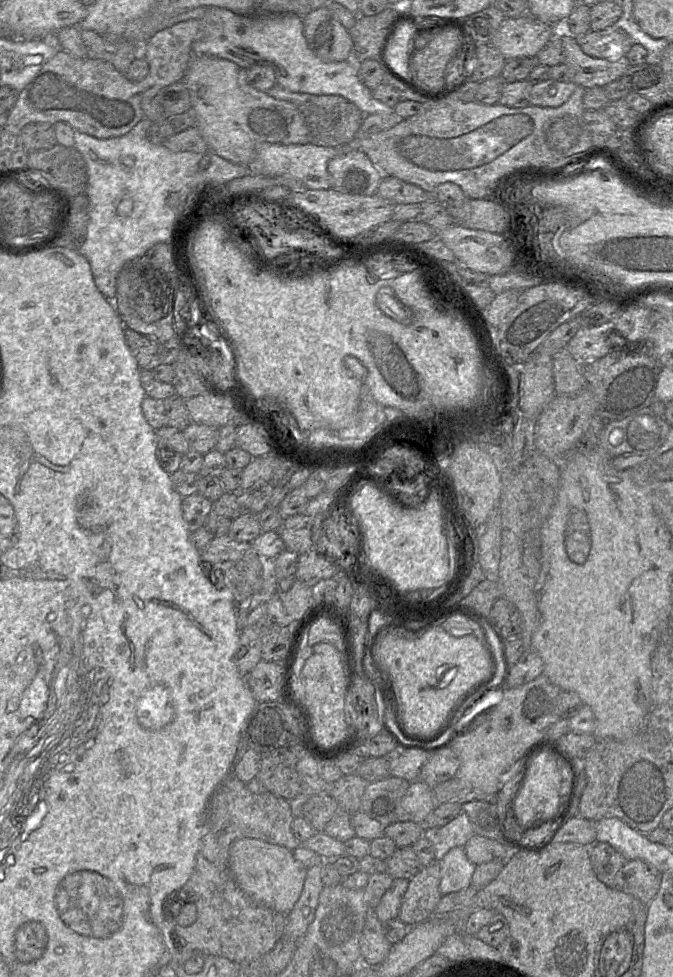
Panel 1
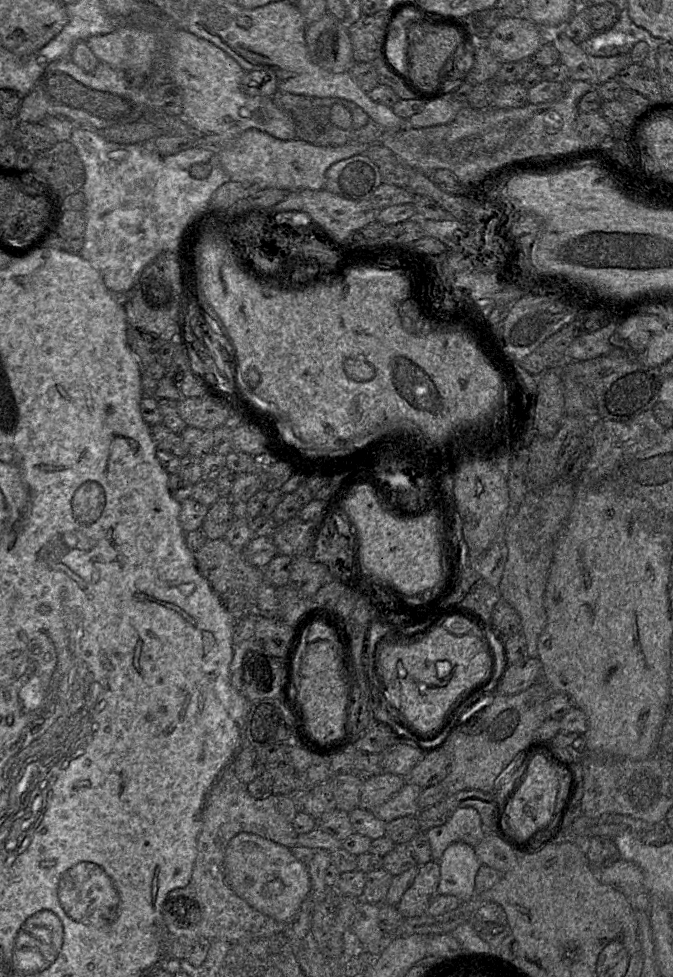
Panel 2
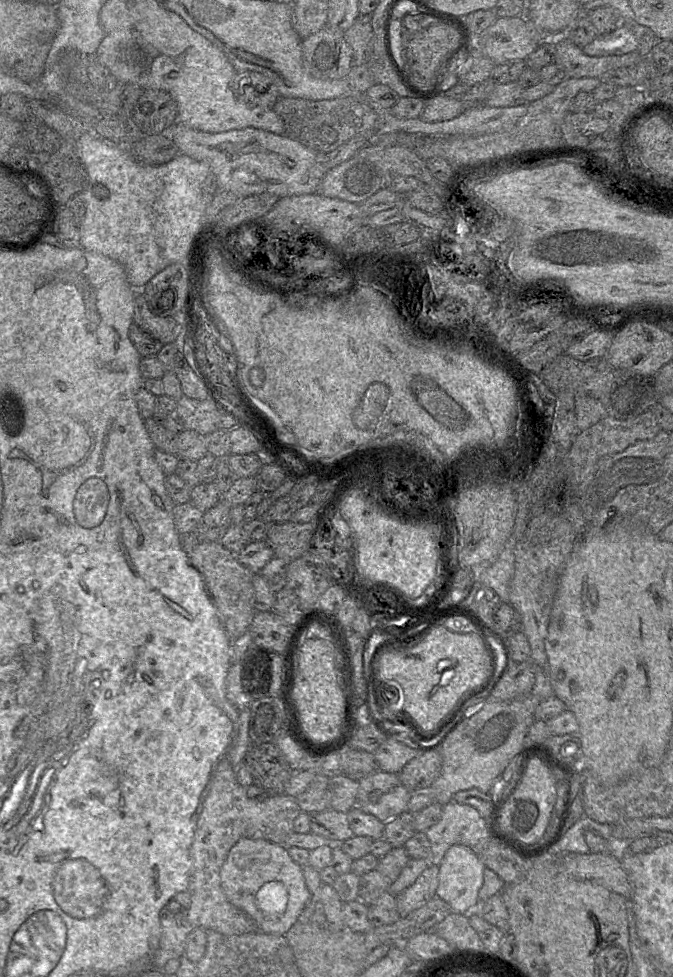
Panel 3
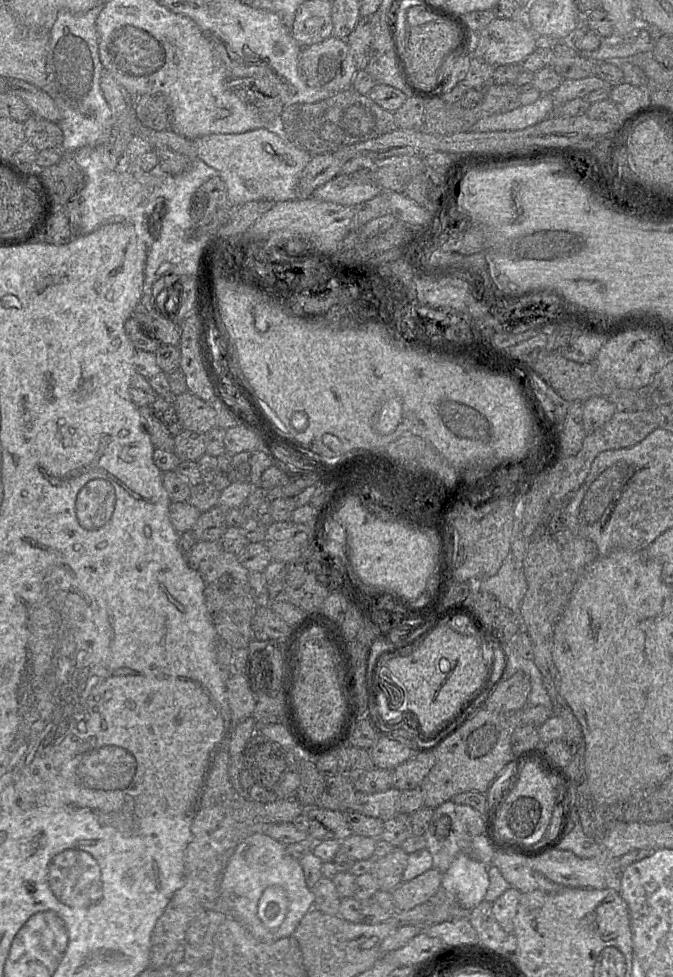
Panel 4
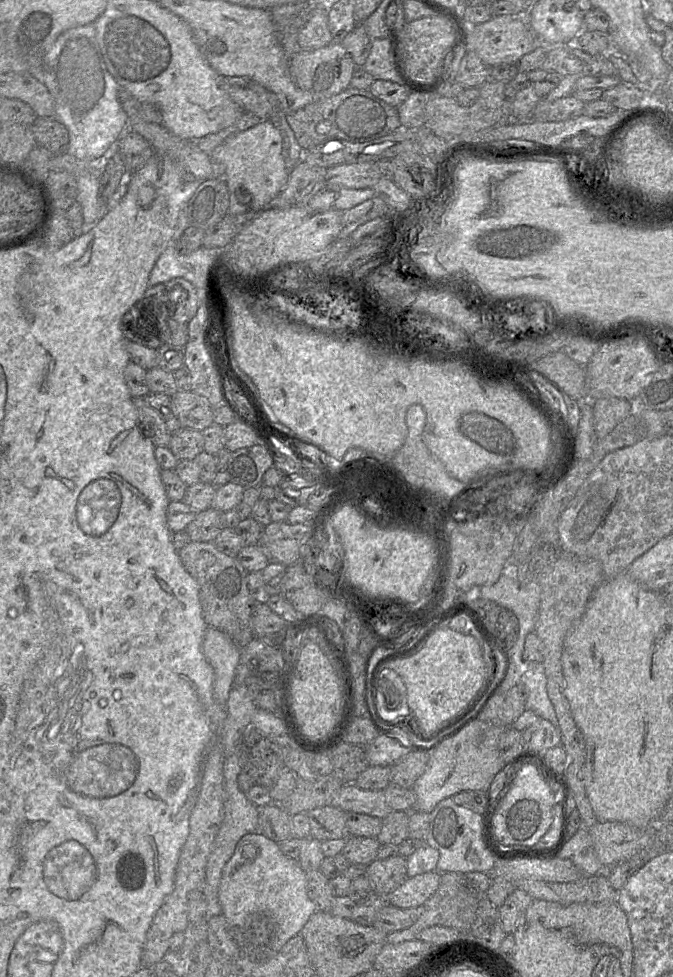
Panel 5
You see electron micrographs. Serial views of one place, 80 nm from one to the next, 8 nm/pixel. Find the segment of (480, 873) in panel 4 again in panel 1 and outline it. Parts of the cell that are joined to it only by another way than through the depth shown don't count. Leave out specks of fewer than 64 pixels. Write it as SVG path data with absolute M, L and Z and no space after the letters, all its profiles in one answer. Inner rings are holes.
M463 847L452 848L437 863L440 868L439 891L442 896L471 885L476 865L468 859Z

